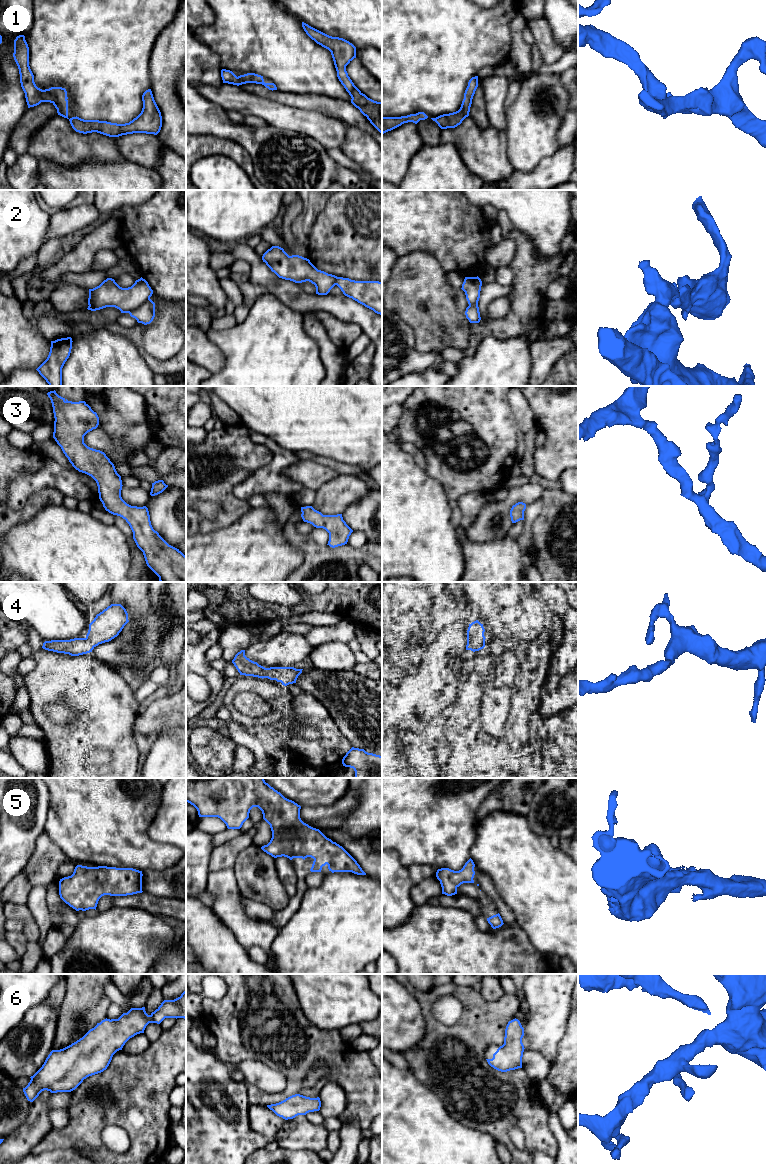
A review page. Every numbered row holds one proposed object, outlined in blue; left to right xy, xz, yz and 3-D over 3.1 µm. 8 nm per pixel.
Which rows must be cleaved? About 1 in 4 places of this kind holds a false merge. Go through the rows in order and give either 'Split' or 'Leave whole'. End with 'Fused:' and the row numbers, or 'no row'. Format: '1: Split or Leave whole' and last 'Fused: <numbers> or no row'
1: Leave whole
2: Split
3: Leave whole
4: Leave whole
5: Leave whole
6: Leave whole
Fused: 2

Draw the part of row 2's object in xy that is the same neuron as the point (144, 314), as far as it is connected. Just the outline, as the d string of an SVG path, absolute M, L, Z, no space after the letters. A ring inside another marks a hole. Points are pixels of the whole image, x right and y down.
M149 298L138 308L129 312L130 316L135 318L138 323L144 325L150 324L155 317L155 303Z

